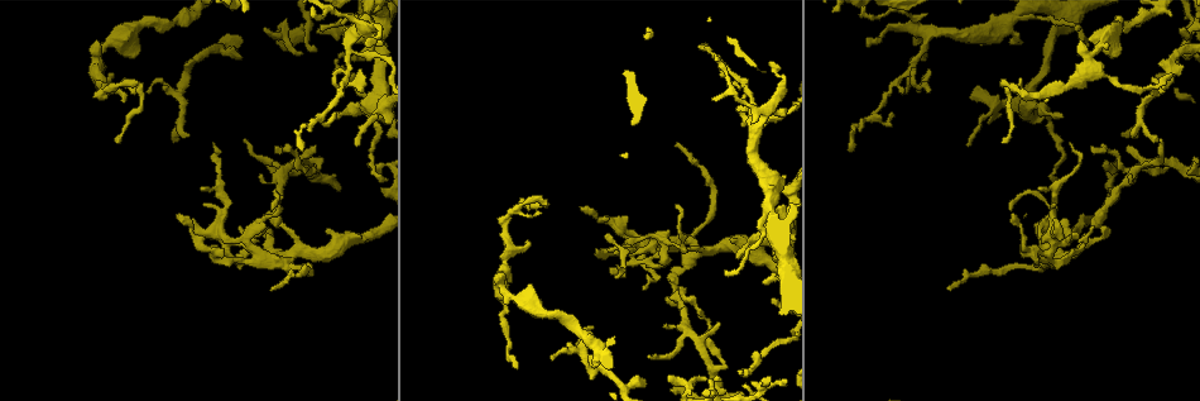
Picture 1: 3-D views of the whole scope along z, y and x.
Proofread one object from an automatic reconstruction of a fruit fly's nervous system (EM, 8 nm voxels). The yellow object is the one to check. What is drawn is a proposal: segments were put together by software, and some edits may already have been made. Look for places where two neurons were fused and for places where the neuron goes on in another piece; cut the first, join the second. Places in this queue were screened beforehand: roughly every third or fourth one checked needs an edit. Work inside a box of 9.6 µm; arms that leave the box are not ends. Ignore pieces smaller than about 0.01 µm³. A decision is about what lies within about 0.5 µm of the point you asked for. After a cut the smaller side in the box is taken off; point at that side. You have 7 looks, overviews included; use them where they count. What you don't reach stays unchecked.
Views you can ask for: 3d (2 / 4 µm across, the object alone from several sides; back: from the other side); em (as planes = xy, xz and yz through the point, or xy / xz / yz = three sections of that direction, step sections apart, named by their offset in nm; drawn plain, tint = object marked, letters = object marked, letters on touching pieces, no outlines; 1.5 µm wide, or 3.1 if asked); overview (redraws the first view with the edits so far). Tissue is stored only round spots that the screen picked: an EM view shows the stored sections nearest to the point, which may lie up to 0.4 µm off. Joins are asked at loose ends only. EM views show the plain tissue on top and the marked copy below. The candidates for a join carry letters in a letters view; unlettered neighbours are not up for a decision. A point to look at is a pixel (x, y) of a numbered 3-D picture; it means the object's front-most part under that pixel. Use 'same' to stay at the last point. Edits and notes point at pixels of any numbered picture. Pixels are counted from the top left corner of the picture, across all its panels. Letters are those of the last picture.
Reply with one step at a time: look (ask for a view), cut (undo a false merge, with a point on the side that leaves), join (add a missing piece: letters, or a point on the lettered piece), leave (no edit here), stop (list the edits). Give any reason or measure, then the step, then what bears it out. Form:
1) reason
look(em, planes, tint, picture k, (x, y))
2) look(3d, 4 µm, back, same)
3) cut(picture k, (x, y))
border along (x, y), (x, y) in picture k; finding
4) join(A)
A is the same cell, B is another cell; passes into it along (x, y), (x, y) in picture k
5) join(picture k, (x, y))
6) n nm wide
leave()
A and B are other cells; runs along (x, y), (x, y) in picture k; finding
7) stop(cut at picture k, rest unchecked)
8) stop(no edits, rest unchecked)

tapers out
look(em, yz, step 8, tint, picture 1, (705, 379))

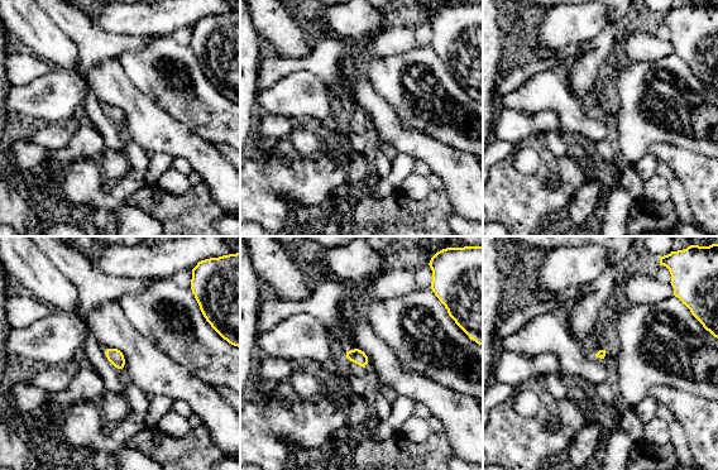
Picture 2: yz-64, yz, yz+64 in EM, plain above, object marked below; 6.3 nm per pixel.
cut it another way
look(em, planes, letters, same)

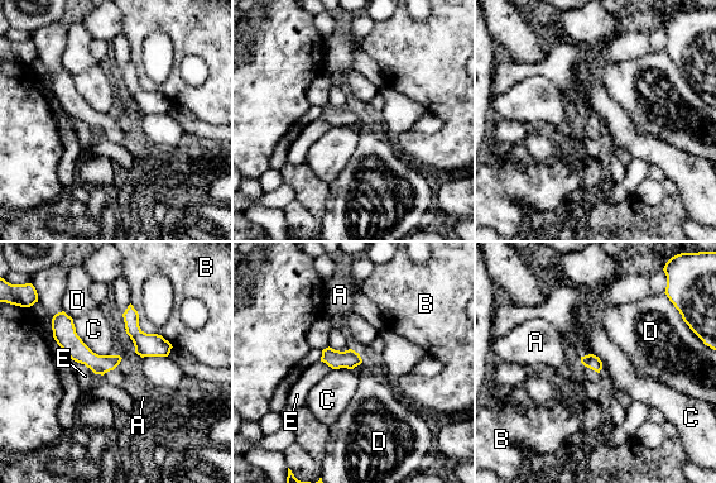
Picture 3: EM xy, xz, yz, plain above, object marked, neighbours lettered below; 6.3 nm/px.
B touches over 400 nm
join(A)
A is the same cell, B, C, D and E are other cells; it goes on there

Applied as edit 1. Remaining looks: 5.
redraw
look(overview)

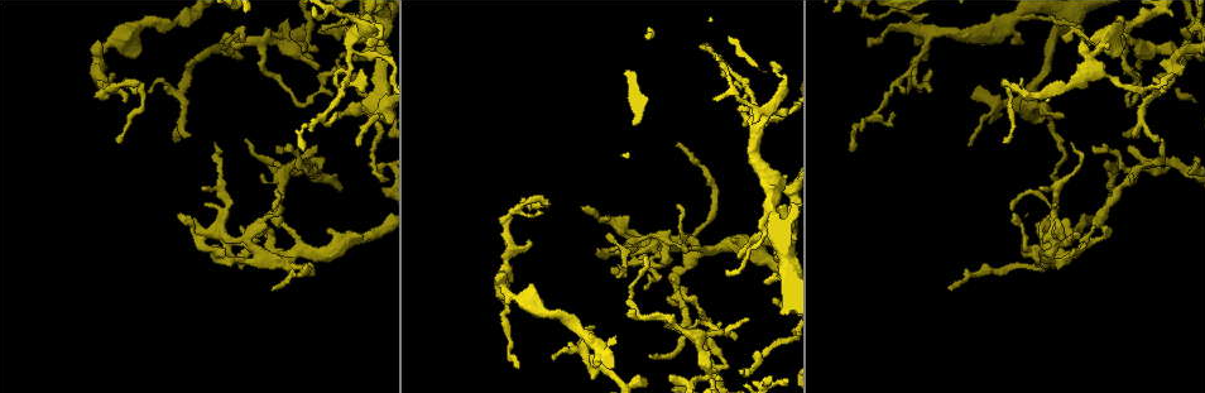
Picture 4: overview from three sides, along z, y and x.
tapers out
look(em, planes, letters, picture 4, (728, 271))

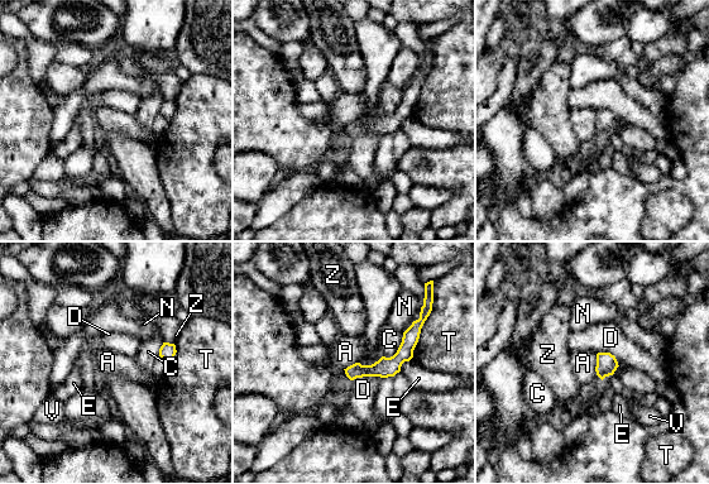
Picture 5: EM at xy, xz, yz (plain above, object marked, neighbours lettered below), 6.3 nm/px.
100 nm wide; T touches over 300 nm
leave()
A, C, D, E, N, T, V and Z are other cells; no lettered piece goes on from it

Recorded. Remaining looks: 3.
abrupt turn
look(em, planes, letters, picture 4, (229, 51))

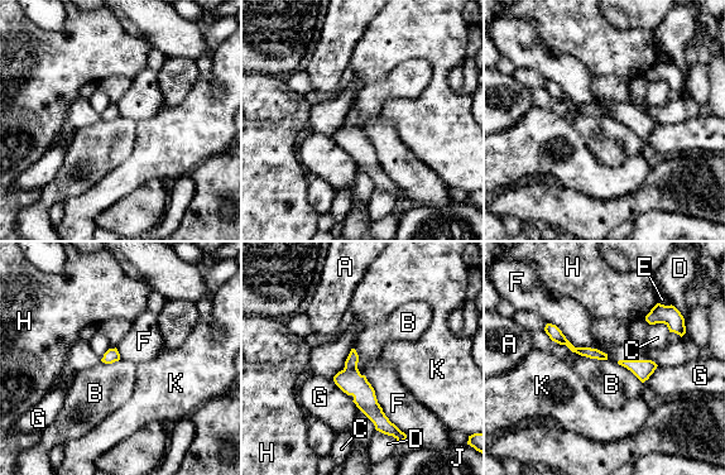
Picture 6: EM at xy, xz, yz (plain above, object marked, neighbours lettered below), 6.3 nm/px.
F touches over 500 nm
leave()
A, B, C, D, E, F, G, H, J and K are other cells; continuous, no second neuron

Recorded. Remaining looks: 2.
stop(join at picture 3, rest unchecked)

